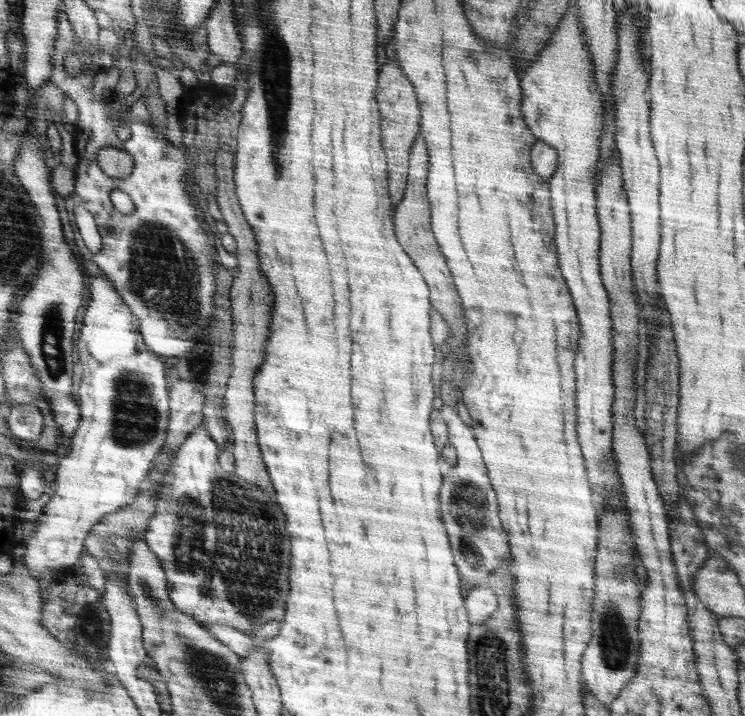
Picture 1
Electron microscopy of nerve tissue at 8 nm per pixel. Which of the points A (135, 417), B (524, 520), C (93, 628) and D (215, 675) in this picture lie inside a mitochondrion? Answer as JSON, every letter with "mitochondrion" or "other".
{"A":"mitochondrion","B":"other","C":"mitochondrion","D":"mitochondrion"}

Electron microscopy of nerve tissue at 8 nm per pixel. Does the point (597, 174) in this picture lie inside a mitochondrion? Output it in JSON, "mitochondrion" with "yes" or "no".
{"mitochondrion":"no"}

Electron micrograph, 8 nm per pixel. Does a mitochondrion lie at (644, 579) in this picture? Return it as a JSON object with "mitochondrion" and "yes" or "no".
{"mitochondrion":"no"}

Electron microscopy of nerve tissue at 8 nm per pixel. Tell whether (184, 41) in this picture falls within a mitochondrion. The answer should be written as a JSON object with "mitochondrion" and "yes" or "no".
{"mitochondrion":"yes"}

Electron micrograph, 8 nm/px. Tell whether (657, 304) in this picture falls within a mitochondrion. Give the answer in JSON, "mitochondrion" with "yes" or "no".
{"mitochondrion":"no"}

